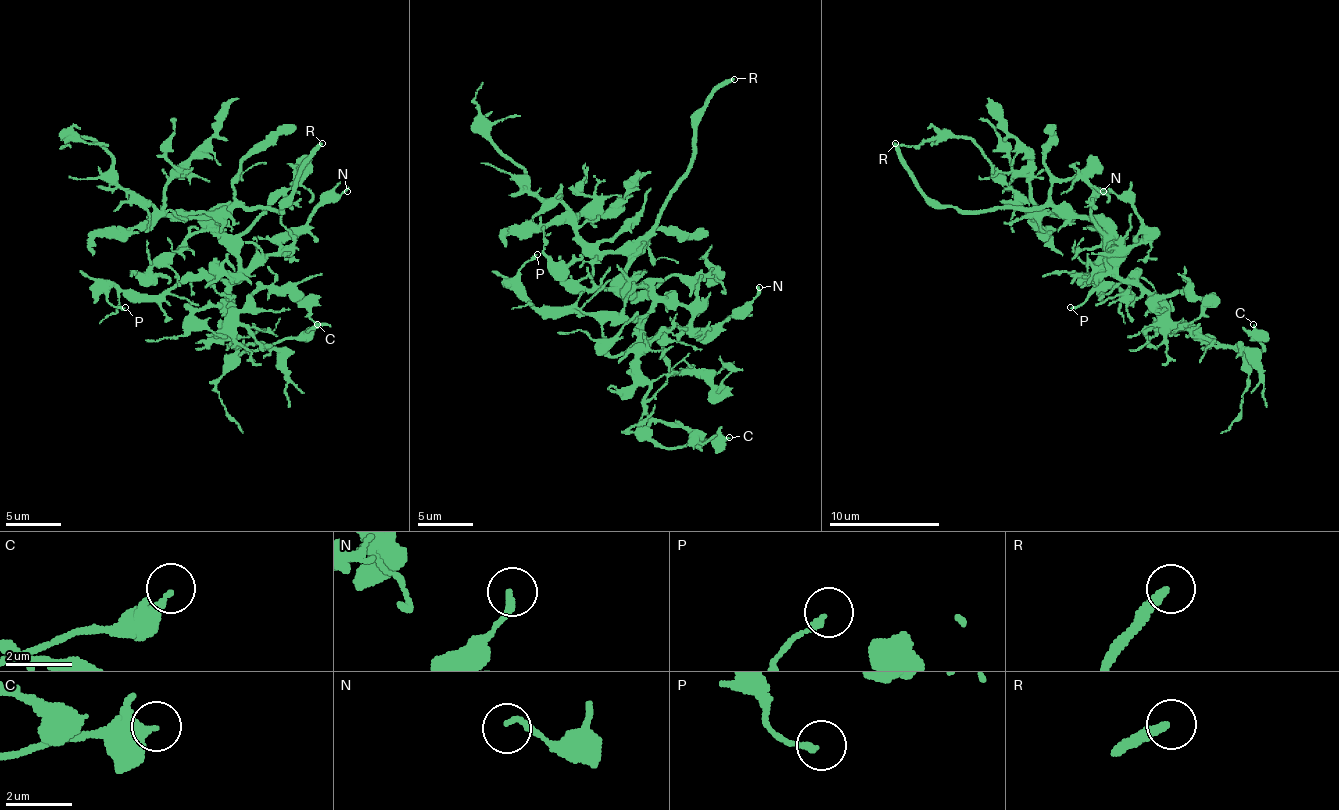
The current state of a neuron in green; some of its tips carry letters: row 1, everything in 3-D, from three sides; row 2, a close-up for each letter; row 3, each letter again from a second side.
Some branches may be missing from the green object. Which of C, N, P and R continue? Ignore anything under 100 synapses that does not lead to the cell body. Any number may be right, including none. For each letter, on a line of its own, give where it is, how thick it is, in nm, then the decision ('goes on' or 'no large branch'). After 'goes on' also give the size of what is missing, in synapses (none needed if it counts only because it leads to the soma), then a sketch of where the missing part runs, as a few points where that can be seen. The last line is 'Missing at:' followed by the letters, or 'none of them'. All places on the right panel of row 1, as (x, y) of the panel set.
C: place (1253, 324); calibre 280 nm; no large branch
N: place (1103, 191); calibre 160 nm; no large branch
P: place (1070, 307); calibre 180 nm; no large branch
R: place (895, 143); calibre 280 nm; goes on
Missing at: R

